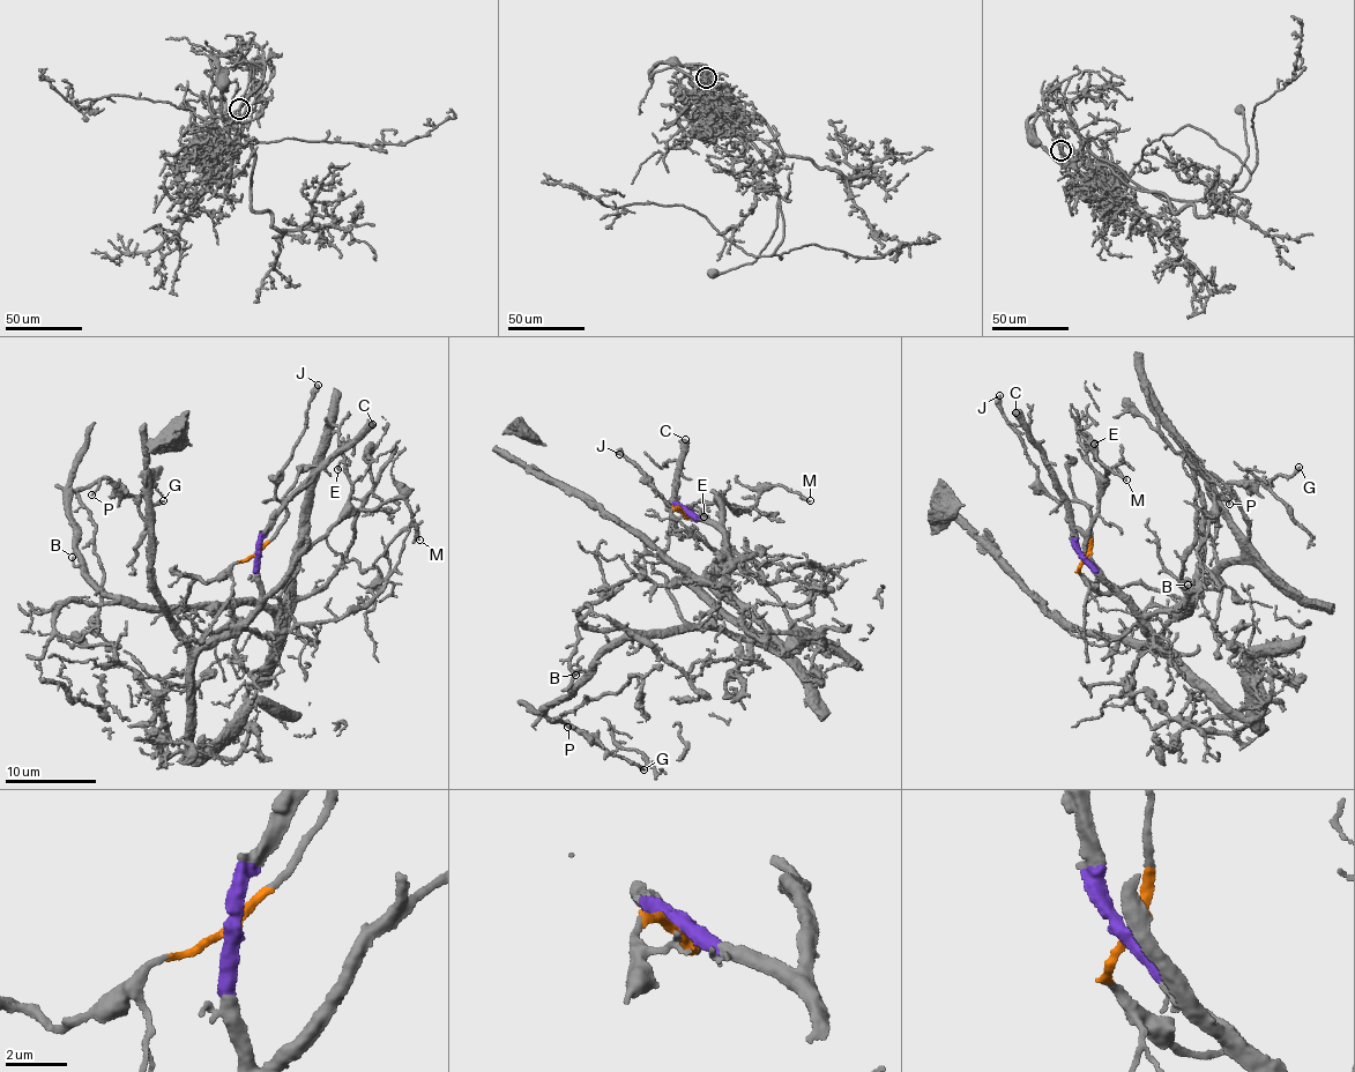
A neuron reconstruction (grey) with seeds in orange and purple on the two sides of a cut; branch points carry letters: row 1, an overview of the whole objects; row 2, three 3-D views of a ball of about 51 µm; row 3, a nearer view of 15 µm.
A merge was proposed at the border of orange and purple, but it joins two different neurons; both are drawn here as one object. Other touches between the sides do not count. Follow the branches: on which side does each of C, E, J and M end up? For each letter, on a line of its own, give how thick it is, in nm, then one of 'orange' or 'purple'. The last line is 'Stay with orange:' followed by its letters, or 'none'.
C: 600 nm thick; purple
E: 120 nm thick; purple
J: 360 nm thick; orange
M: 130 nm thick; purple
Stay with orange: J

